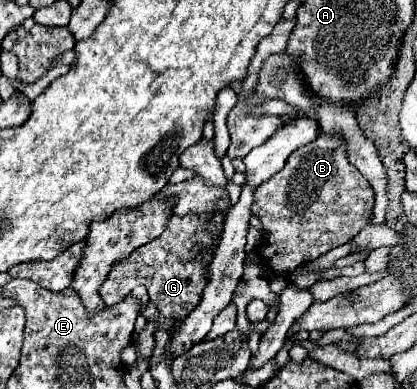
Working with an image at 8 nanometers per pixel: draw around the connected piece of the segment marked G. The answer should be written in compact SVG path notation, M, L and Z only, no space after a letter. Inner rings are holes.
M187 214L181 218L171 216L159 238L133 250L133 254L129 254L113 268L113 274L109 274L101 288L103 300L107 304L117 304L125 300L135 286L143 284L161 314L161 330L171 330L173 318L185 318L197 306L197 302L201 302L201 294L207 282L205 266L201 266L193 254L197 254L201 246L209 250L209 246L215 246L219 242L219 236L213 236L207 230L209 222L215 224L215 228L221 232L225 214Z

